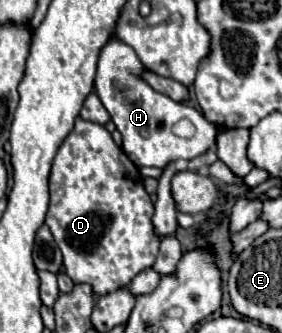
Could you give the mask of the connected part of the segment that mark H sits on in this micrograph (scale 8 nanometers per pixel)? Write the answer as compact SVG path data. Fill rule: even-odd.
M111 38L99 56L95 92L101 98L103 106L107 108L117 130L121 132L123 136L121 146L123 152L131 158L131 162L139 168L141 166L165 168L169 162L175 162L179 158L191 160L213 148L217 138L217 126L205 120L205 116L195 108L187 108L185 104L155 92L149 84L143 84L143 80L139 80L139 72L143 72L143 64L135 56L133 48ZM181 120L189 120L197 128L191 138L179 138L173 132L173 126L179 124Z

